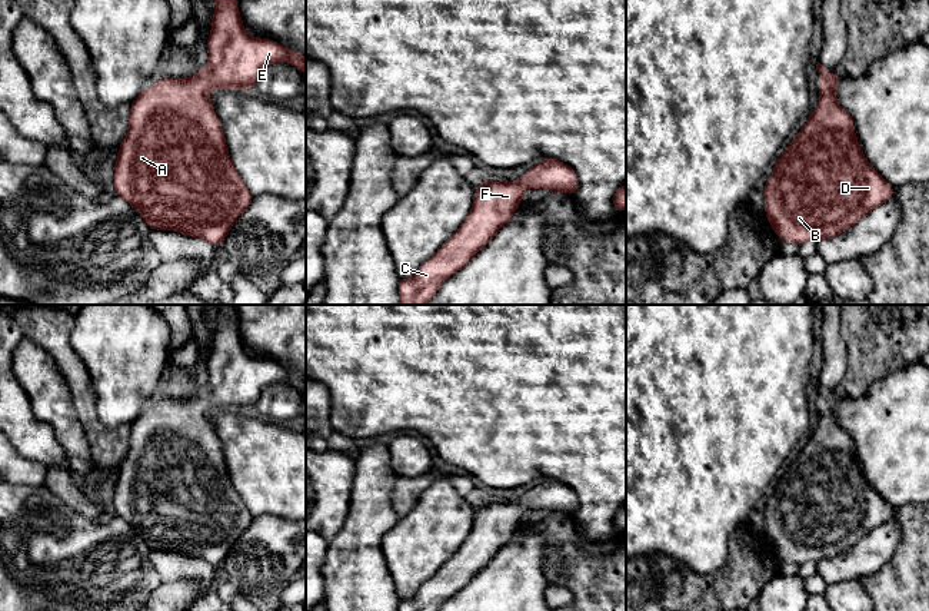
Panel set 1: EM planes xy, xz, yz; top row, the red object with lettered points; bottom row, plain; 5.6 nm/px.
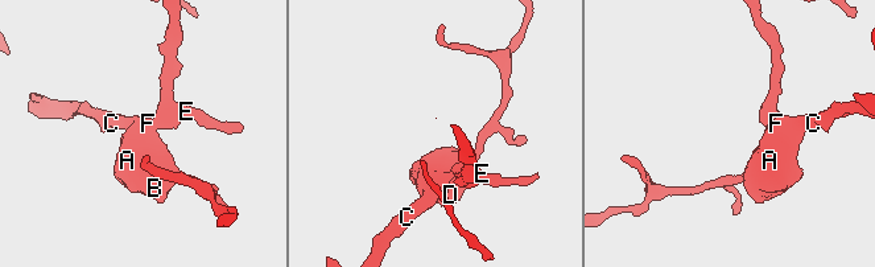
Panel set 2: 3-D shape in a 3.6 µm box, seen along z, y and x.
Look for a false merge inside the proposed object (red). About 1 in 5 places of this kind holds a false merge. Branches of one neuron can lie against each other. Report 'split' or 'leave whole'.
leave whole

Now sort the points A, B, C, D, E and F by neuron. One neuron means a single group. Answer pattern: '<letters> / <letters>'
A B C D E F

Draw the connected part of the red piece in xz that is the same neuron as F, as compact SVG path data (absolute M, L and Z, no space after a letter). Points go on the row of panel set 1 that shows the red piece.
M545 157L519 180L485 180L476 185L472 210L459 230L422 263L413 278L400 279L399 305L426 305L440 285L462 269L512 219L527 187L573 196L577 190L577 176L570 166Z

